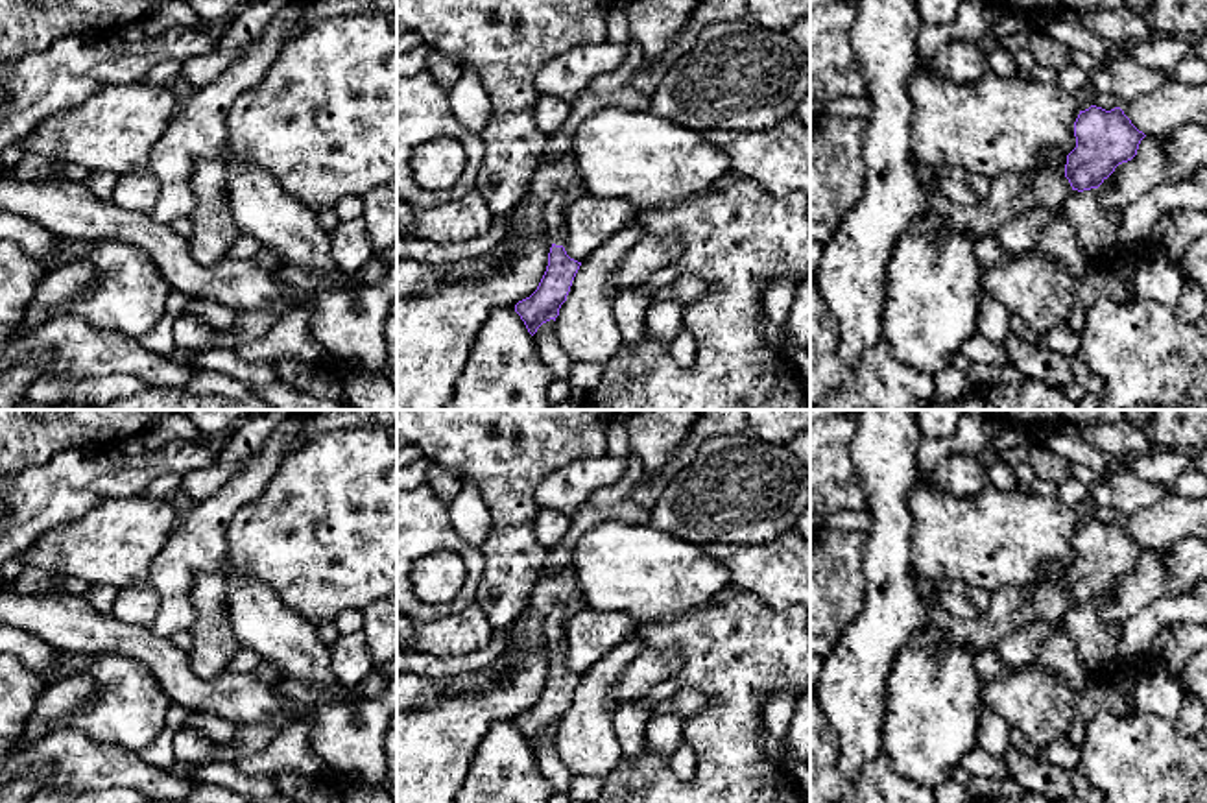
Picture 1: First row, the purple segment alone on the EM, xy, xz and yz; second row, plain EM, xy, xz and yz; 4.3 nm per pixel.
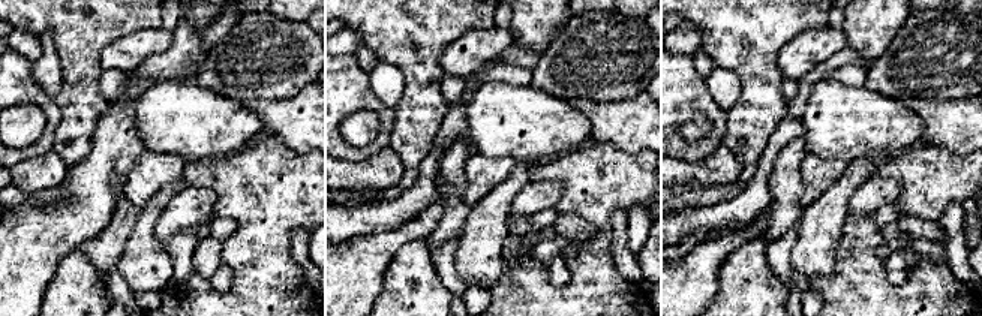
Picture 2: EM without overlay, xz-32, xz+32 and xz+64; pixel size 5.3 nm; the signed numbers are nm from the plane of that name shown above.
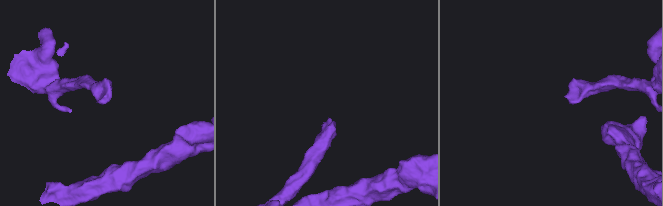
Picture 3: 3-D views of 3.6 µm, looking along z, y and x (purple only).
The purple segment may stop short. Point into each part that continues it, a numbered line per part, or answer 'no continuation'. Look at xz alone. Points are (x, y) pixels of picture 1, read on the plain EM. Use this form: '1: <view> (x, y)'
1: xz (556, 639)

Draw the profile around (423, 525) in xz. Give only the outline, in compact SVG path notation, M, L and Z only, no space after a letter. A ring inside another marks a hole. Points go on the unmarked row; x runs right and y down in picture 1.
M430 484L397 489L397 615L412 622L436 622L461 613L476 602L482 572L484 554L454 530L448 502ZM437 552L461 559L463 583L448 602L428 604L415 596L410 572L419 557Z

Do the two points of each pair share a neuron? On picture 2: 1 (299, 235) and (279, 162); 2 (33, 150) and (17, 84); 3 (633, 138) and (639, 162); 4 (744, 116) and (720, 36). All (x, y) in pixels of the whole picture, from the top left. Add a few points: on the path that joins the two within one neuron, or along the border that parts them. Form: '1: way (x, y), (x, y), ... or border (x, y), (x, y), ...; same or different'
1: border (302, 226), (293, 232), (293, 256), (300, 264); different
2: way (48, 132), (48, 110), (35, 96); same
3: border (603, 141), (628, 153), (645, 150); different
4: way (751, 96), (751, 68), (739, 56); same

